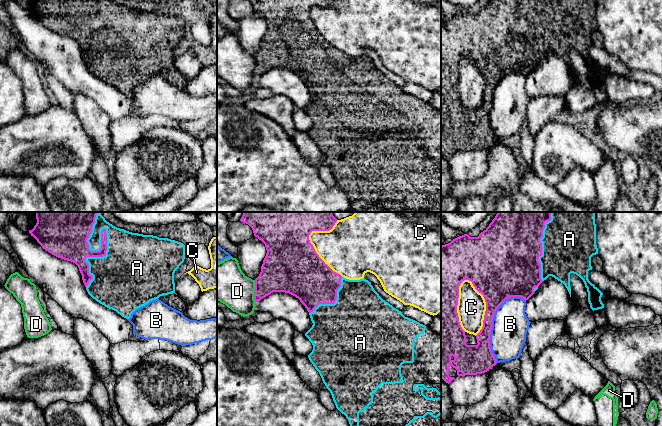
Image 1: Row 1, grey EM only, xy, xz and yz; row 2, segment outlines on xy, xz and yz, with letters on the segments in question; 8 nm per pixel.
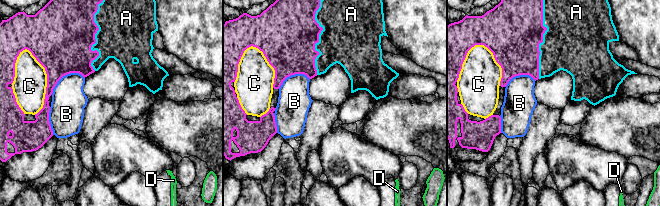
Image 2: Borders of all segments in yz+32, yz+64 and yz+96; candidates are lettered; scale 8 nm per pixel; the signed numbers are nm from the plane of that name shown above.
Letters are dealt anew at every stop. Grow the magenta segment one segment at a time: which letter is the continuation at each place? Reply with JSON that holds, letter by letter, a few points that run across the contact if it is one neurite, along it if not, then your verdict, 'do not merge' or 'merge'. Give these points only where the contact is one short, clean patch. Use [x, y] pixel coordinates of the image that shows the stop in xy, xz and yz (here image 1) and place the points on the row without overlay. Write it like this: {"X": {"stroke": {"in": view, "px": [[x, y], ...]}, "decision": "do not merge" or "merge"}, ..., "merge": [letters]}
{"A": {"decision": "merge"}, "B": {"decision": "do not merge"}, "C": {"decision": "do not merge"}, "D": {"stroke": {"in": "xz", "px": [[254, 56], [255, 78]]}, "decision": "do not merge"}, "merge": ["A"]}

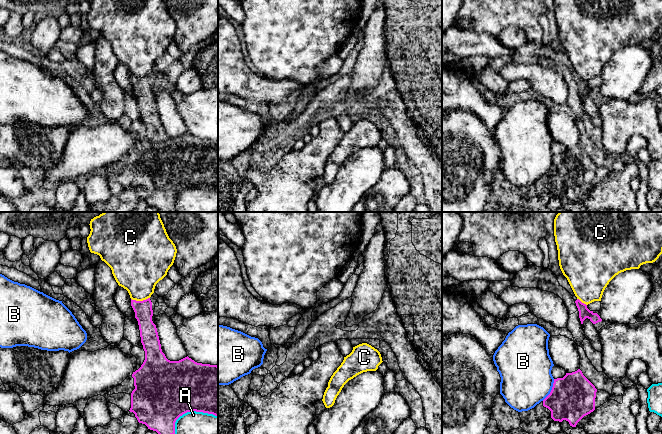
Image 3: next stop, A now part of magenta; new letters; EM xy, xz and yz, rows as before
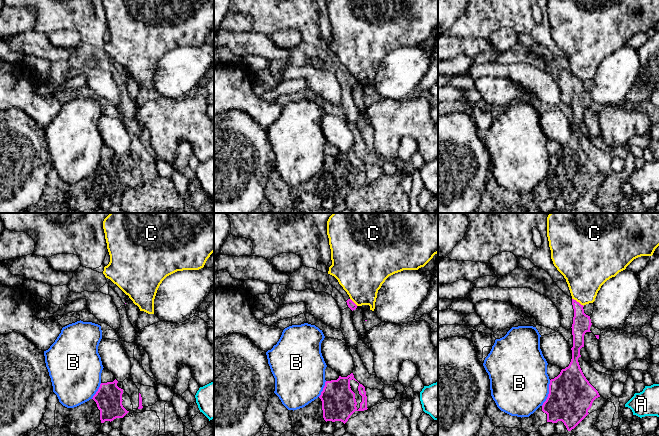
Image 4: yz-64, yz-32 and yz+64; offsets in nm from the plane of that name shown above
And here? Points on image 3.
{"A": {"decision": "do not merge"}, "B": {"decision": "do not merge"}, "C": {"stroke": {"in": "xy", "px": [[149, 73], [143, 76], [131, 75]]}, "decision": "do not merge"}, "merge": []}

